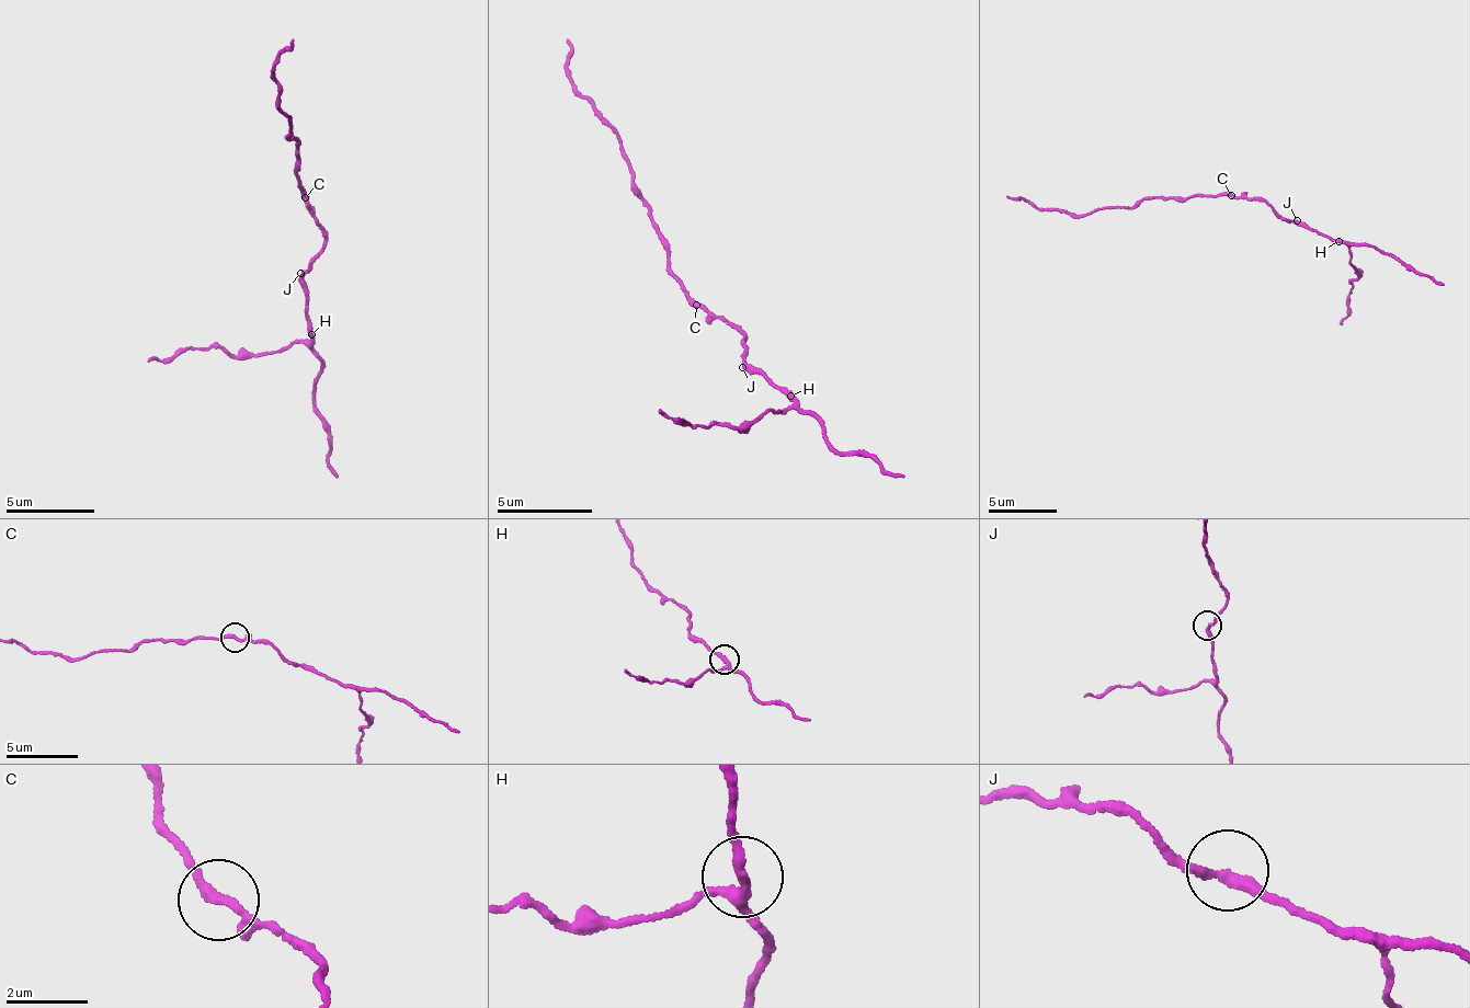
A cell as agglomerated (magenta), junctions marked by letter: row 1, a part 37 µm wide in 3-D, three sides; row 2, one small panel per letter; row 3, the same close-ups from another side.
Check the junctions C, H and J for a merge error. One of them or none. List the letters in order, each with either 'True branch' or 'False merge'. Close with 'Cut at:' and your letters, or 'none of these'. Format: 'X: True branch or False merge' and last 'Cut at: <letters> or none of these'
C: True branch
H: True branch
J: True branch
Cut at: none of these

